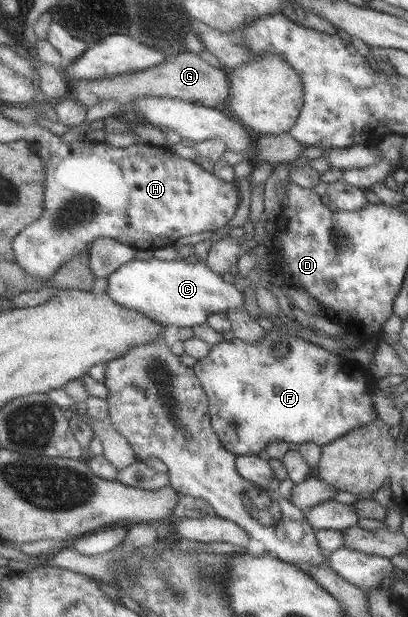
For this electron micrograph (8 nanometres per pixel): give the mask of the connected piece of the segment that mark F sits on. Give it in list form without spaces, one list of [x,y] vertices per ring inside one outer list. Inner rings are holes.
[[[279,325],[276,330],[267,330],[258,342],[246,342],[239,338],[222,341],[212,346],[209,357],[202,360],[197,362],[195,369],[210,397],[213,425],[225,447],[237,456],[258,455],[272,441],[309,442],[324,446],[378,417],[368,394],[370,385],[376,381],[364,365],[293,336]],[[279,341],[288,343],[288,354],[281,358],[276,355],[276,343]]]

